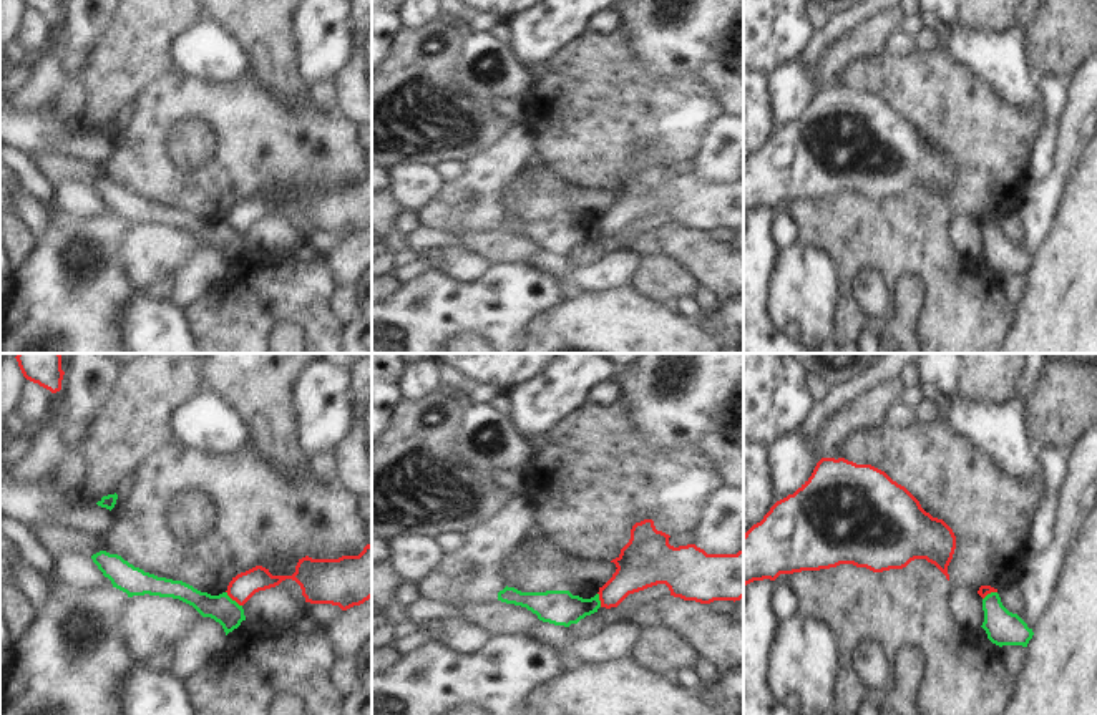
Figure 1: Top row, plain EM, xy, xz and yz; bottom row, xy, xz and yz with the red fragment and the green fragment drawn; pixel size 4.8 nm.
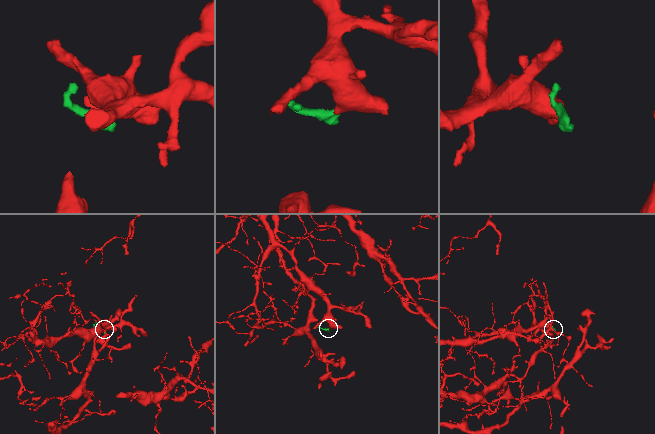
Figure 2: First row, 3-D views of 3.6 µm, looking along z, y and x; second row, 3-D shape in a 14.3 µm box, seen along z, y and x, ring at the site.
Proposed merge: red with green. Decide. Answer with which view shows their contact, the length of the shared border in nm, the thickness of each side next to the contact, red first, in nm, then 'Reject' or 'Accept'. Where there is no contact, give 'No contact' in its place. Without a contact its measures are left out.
Touches red in xy. Shared border 110 nm. Thickness 120 nm (red) against 140 nm. Reject

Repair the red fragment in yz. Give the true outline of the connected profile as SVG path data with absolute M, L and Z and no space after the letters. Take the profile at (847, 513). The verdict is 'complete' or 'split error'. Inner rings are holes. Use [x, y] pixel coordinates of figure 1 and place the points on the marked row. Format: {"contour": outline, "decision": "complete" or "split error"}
{"contour": "M822 458L793 494L777 501L763 519L744 534L744 586L840 564L883 572L903 569L914 559L934 564L949 581L948 566L954 549L953 529L926 513L919 501L885 471L845 458Z", "decision": "complete"}

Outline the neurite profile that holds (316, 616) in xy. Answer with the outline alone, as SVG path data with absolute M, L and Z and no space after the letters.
M307 602L302 614L300 625L305 629L315 629L327 632L329 624L342 612L339 606L332 604L310 604Z

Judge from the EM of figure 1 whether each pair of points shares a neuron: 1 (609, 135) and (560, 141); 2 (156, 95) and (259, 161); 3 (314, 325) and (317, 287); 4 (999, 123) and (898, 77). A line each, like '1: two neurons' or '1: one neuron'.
1: one neuron
2: one neuron
3: one neuron
4: one neuron

